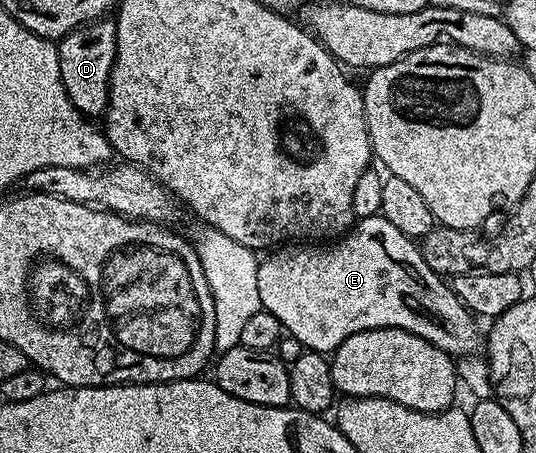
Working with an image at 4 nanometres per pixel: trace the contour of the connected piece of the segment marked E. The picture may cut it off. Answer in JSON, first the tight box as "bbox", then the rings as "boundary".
{"bbox":[257,214,481,358],"boundary":[[[382,214],[362,217],[354,225],[353,230],[348,231],[346,235],[334,242],[303,242],[298,246],[276,247],[274,251],[264,255],[259,261],[257,294],[262,311],[273,314],[273,318],[277,318],[283,325],[284,333],[288,337],[291,335],[297,343],[303,344],[299,346],[313,352],[334,353],[335,349],[341,346],[341,342],[345,342],[345,338],[349,338],[361,330],[373,330],[374,328],[400,328],[409,334],[417,334],[421,338],[425,338],[425,342],[433,342],[433,346],[445,350],[452,358],[476,355],[481,348],[481,328],[479,332],[478,326],[475,325],[477,323],[476,317],[460,302],[455,291],[451,289],[450,283],[427,265],[420,245],[412,237],[401,234],[401,230],[397,230],[397,226],[393,226],[393,222],[386,220]]]}

